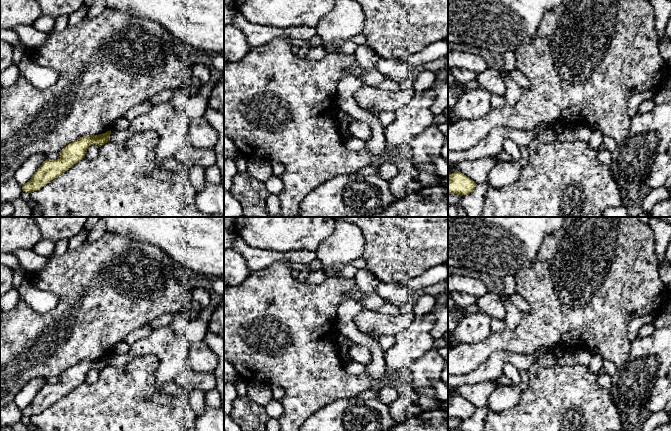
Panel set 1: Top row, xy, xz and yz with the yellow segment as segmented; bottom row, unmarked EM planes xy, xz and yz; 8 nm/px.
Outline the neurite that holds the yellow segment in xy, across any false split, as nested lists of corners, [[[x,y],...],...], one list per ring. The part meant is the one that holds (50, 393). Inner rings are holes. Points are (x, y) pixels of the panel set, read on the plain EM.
[[[111,354],[99,359],[83,360],[64,371],[57,384],[46,383],[37,393],[31,403],[22,410],[22,414],[32,417],[44,411],[72,389],[85,382],[89,370],[95,368],[101,371],[110,365]]]

